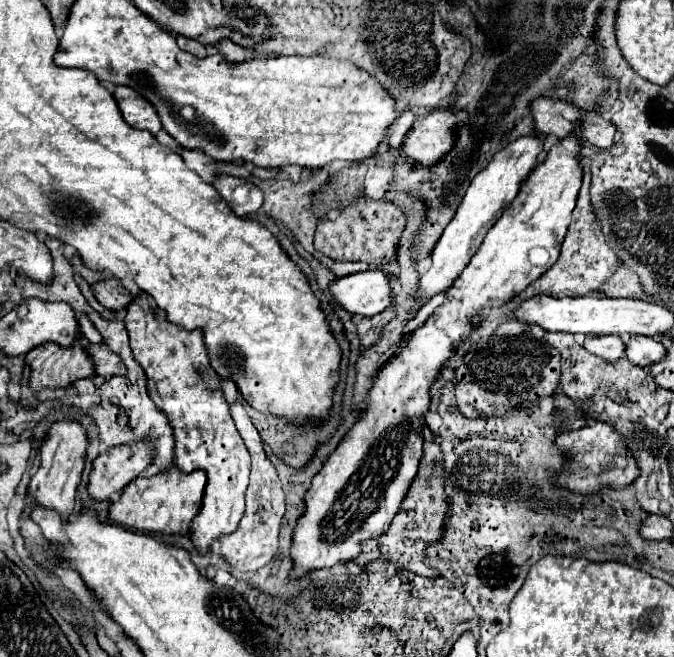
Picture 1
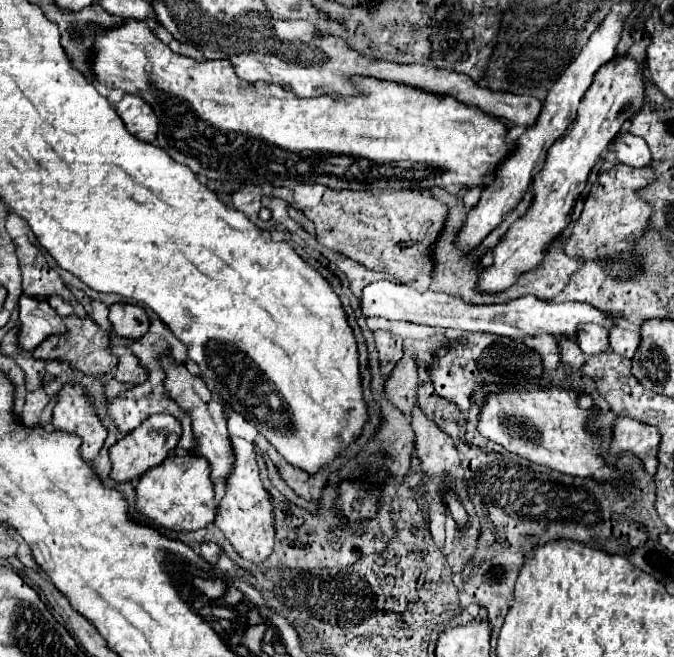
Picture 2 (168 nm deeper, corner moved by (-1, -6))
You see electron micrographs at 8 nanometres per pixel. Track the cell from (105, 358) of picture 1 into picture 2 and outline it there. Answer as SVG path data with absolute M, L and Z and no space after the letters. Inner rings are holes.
M115 346L113 354L119 358L117 362L117 372L115 372L115 380L123 382L123 384L139 384L147 378L147 372L139 366L137 358L131 354L129 348L125 346Z

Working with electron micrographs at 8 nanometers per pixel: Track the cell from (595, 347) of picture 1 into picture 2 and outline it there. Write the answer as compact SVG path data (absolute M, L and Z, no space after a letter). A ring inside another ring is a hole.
M581 326L577 344L585 354L603 354L609 350L609 332L601 326Z

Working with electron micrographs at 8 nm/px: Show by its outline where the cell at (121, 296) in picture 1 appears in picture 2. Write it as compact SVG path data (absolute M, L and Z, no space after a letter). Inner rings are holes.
M113 304L109 308L109 320L113 332L125 338L141 338L149 330L147 312L137 304Z

